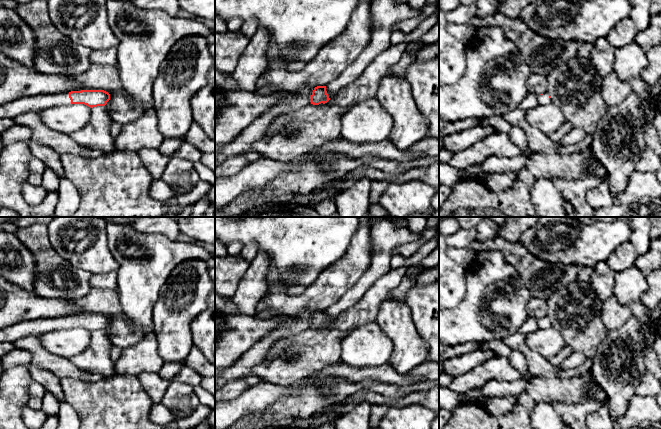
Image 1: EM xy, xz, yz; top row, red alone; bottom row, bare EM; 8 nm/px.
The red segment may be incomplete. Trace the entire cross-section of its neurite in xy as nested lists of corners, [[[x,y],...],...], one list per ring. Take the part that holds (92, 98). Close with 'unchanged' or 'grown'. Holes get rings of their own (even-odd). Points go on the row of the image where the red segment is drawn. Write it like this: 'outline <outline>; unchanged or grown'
outline [[[81,90],[65,93],[39,94],[24,97],[0,106],[0,118],[15,120],[18,116],[54,106],[84,104],[88,107],[105,106],[110,94],[104,90]]]; grown

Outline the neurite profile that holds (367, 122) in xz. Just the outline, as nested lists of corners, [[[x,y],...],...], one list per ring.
[[[376,98],[360,102],[341,119],[340,138],[355,144],[379,143],[389,139],[393,121]]]

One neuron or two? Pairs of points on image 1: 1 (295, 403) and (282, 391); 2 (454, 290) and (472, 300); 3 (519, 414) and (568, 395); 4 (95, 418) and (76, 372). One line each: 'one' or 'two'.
1: two
2: two
3: one
4: two

